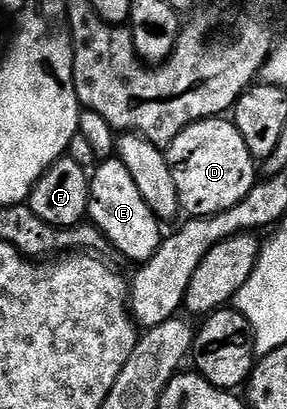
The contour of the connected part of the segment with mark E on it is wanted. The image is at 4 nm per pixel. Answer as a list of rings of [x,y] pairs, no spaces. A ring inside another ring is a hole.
[[[119,157],[105,159],[91,172],[90,201],[88,202],[88,219],[92,226],[100,230],[100,234],[108,240],[109,248],[113,252],[125,255],[135,265],[143,265],[158,253],[162,242],[160,235],[161,220],[146,205],[142,193],[138,193],[138,185],[134,185],[134,177],[122,165]]]

